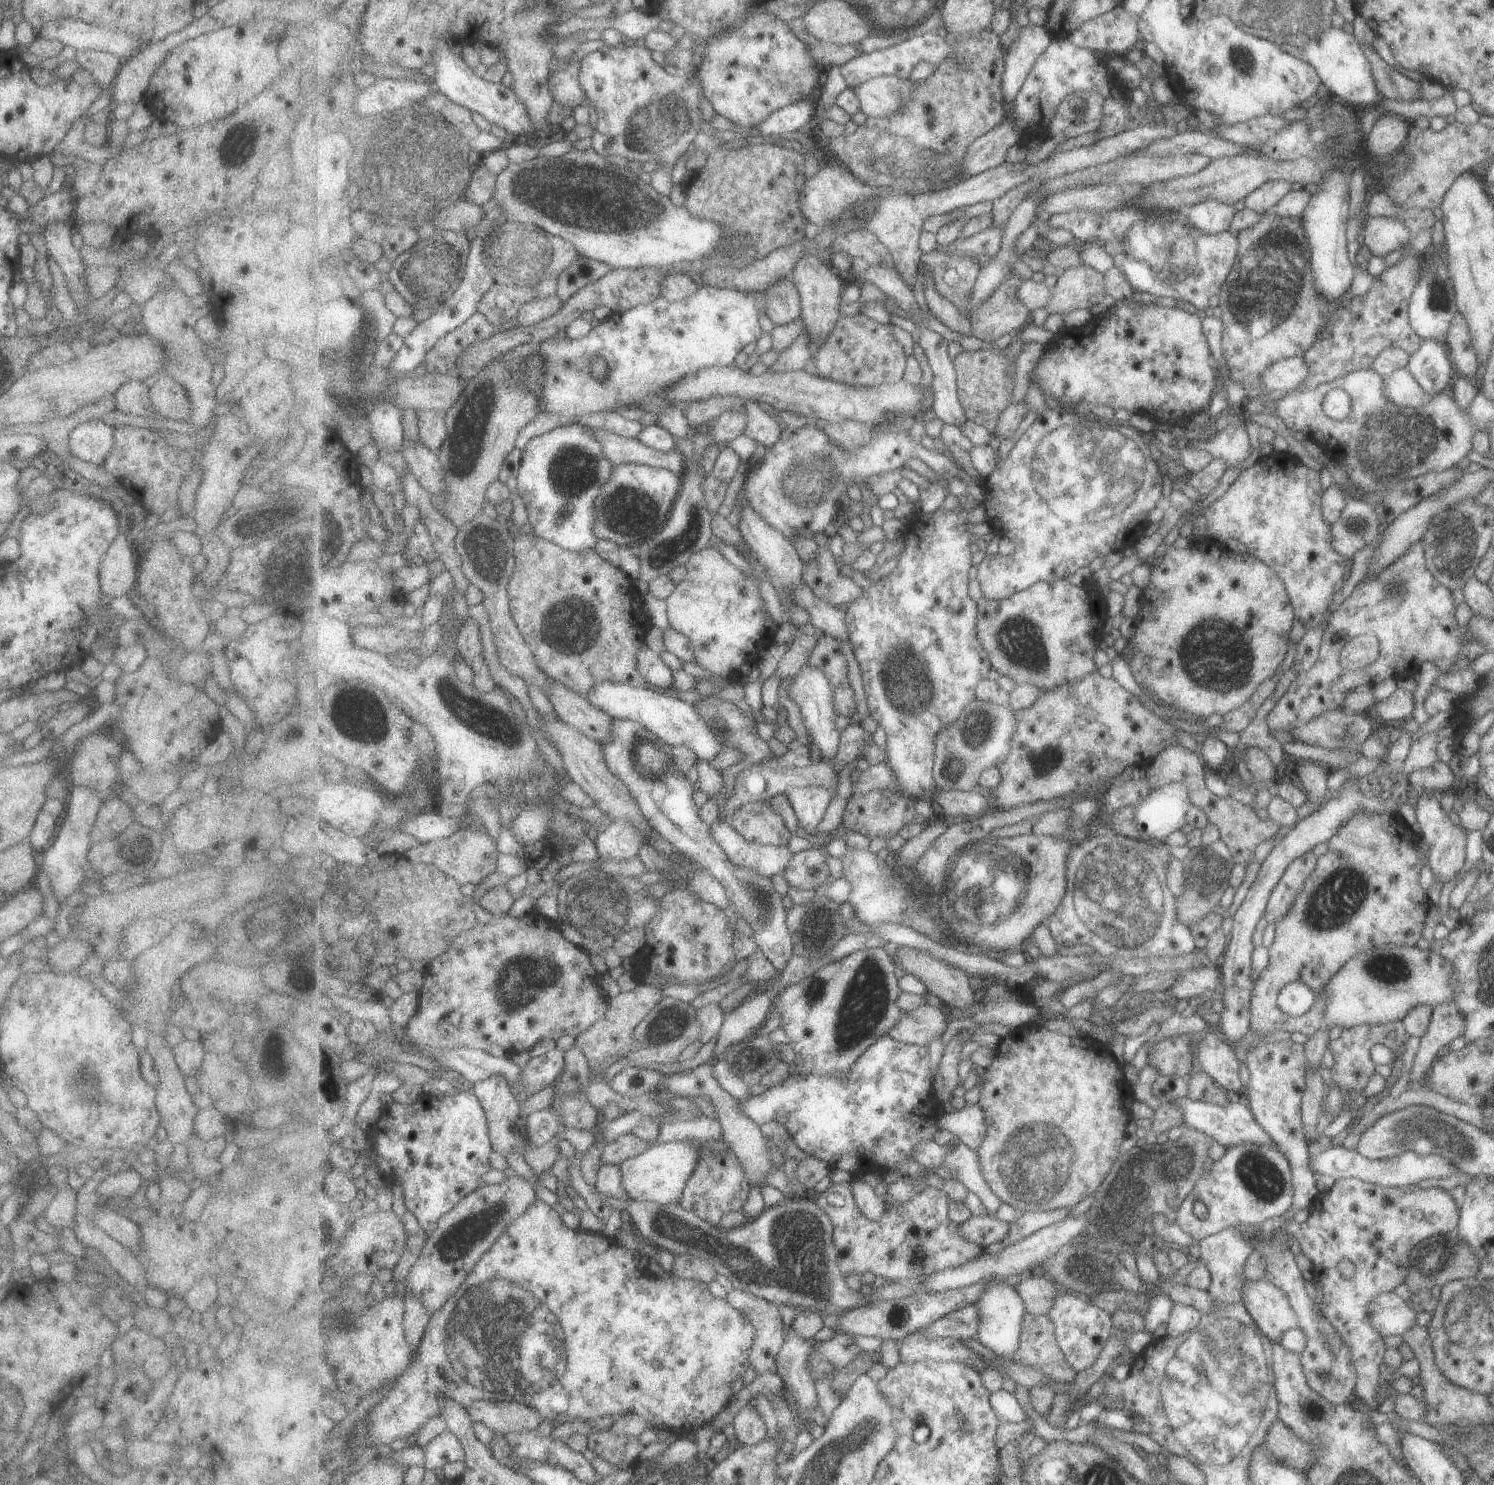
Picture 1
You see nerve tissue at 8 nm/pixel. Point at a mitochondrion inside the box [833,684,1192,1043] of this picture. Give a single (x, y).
(1119, 891)

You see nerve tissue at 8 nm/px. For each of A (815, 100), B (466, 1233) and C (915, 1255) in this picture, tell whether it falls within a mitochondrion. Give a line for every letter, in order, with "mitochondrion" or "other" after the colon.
A: other
B: mitochondrion
C: mitochondrion

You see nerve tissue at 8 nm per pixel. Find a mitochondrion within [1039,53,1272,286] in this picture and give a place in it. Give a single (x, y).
(1164, 204)

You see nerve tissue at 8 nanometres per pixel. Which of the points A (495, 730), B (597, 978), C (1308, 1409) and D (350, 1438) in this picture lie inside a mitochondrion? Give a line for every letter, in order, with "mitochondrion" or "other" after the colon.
A: mitochondrion
B: other
C: mitochondrion
D: other

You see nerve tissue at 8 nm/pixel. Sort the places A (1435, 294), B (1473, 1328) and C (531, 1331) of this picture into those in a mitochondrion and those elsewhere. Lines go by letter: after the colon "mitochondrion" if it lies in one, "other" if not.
A: mitochondrion
B: mitochondrion
C: mitochondrion

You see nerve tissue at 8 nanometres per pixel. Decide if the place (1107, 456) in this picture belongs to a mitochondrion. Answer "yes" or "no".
yes

